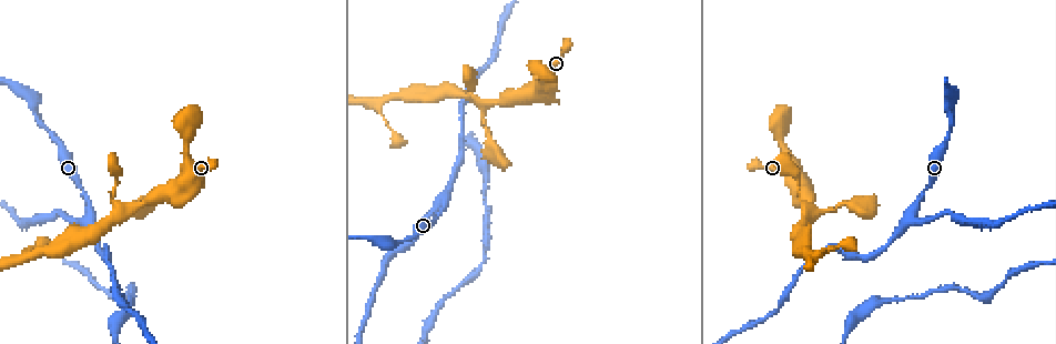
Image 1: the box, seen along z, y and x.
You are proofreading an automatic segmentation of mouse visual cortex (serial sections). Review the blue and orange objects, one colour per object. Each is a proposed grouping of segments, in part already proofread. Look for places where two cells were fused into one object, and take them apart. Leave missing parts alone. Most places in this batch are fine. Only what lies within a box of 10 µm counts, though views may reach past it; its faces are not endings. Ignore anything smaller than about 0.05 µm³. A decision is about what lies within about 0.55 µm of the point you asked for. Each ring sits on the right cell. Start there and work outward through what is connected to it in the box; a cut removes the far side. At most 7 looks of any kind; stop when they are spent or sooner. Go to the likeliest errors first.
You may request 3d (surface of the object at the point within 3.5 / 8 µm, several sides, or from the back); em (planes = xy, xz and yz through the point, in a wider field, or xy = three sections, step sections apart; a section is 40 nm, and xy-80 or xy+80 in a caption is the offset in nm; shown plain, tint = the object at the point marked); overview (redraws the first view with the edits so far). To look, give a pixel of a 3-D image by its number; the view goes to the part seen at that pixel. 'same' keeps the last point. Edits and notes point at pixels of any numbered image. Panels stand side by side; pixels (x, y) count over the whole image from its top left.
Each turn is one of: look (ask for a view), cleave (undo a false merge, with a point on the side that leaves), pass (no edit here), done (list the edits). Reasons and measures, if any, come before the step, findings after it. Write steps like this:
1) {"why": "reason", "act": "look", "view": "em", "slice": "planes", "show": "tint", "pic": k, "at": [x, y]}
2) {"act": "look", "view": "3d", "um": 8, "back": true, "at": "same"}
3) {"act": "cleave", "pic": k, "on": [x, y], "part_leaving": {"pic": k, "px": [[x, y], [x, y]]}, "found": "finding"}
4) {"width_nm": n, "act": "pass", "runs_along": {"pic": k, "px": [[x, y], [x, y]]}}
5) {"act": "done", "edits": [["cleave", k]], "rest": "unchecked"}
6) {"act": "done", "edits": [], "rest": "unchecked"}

{"why": "sharp bend", "act": "look", "view": "3d", "um": 8, "pic": 1, "at": [90, 215]}

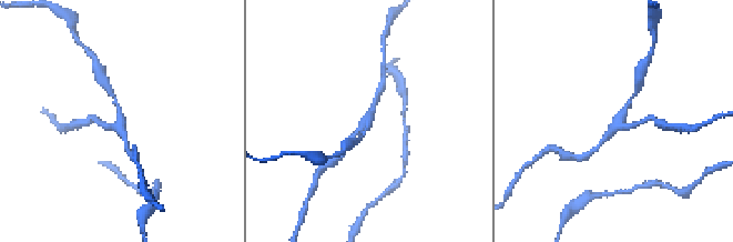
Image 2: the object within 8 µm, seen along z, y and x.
{"why": "closer look", "act": "look", "view": "3d", "um": 3.5, "at": "same"}

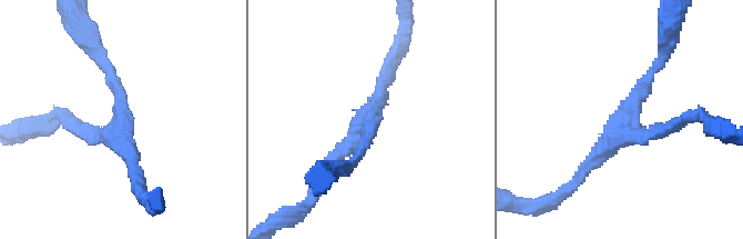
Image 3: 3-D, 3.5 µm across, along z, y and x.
{"why": "shape alone is not enough", "act": "look", "view": "em", "slice": "xy", "step": 5, "show": "tint", "pic": 3, "at": [123, 123]}

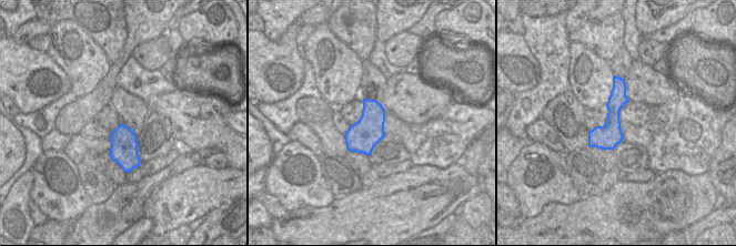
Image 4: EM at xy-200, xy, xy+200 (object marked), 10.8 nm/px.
{"arm_widths_nm": [150, 150, 200], "act": "pass", "runs_along": {"pic": 4, "px": [[615, 79], [613, 123], [592, 144]]}, "found": "continuous, no second cell"}

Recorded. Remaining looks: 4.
{"why": "abrupt turn", "act": "look", "view": "3d", "um": 3.5, "pic": 1, "at": [811, 208]}

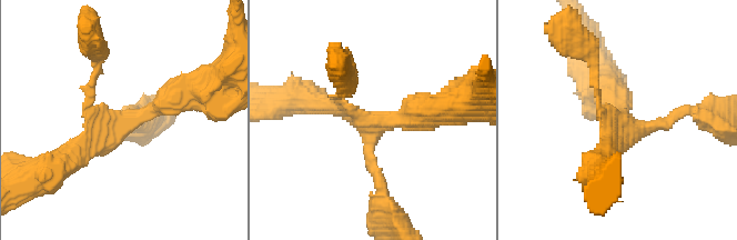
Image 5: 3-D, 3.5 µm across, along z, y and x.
{"arms": 4, "arm_widths_nm": [100, 150, 250, 450], "act": "look", "view": "em", "slice": "xy", "step": 2, "show": "tint", "pic": 5, "at": [621, 123]}

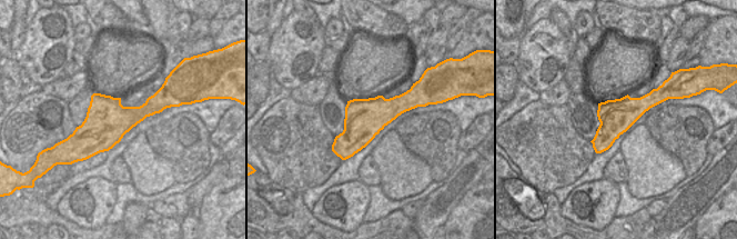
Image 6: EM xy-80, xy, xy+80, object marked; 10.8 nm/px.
{"width_nm": 440, "act": "pass", "runs_along": {"pic": 5, "px": [[190, 90], [67, 159]]}, "found": "one cell here"}

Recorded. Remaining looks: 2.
{"why": "arms part here", "act": "look", "view": "3d", "um": 8, "back": true, "pic": 1, "at": [380, 100]}

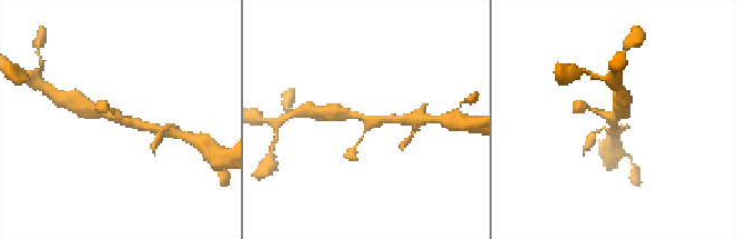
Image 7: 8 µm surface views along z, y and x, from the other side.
{"arms": 3, "arm_widths_nm": [100, 250, 350], "act": "look", "view": "em", "slice": "xy", "step": 3, "show": "tint", "at": "same"}

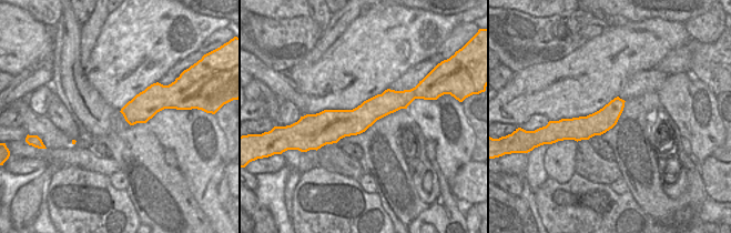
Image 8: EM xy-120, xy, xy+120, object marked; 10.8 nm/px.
{"act": "pass", "runs_along": {"pic": 7, "px": [[335, 112], [365, 120], [366, 130], [354, 146]]}, "found": "one cell here"}

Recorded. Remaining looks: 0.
{"act": "done", "edits": [], "rest": "unchecked"}

